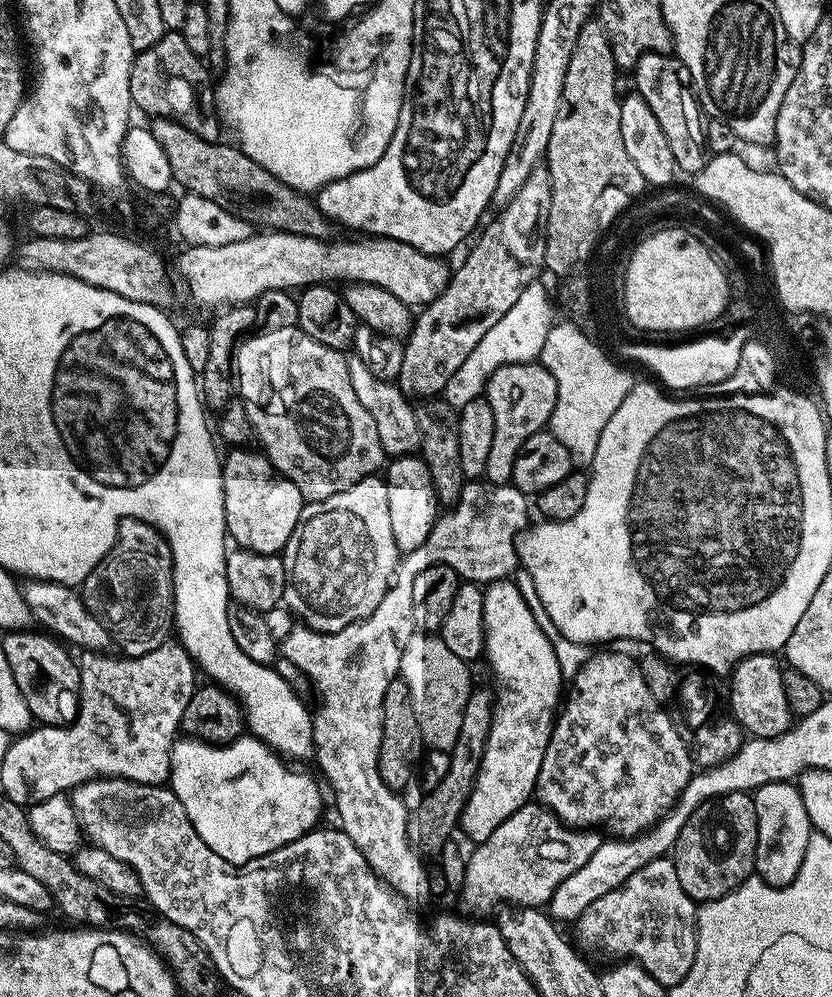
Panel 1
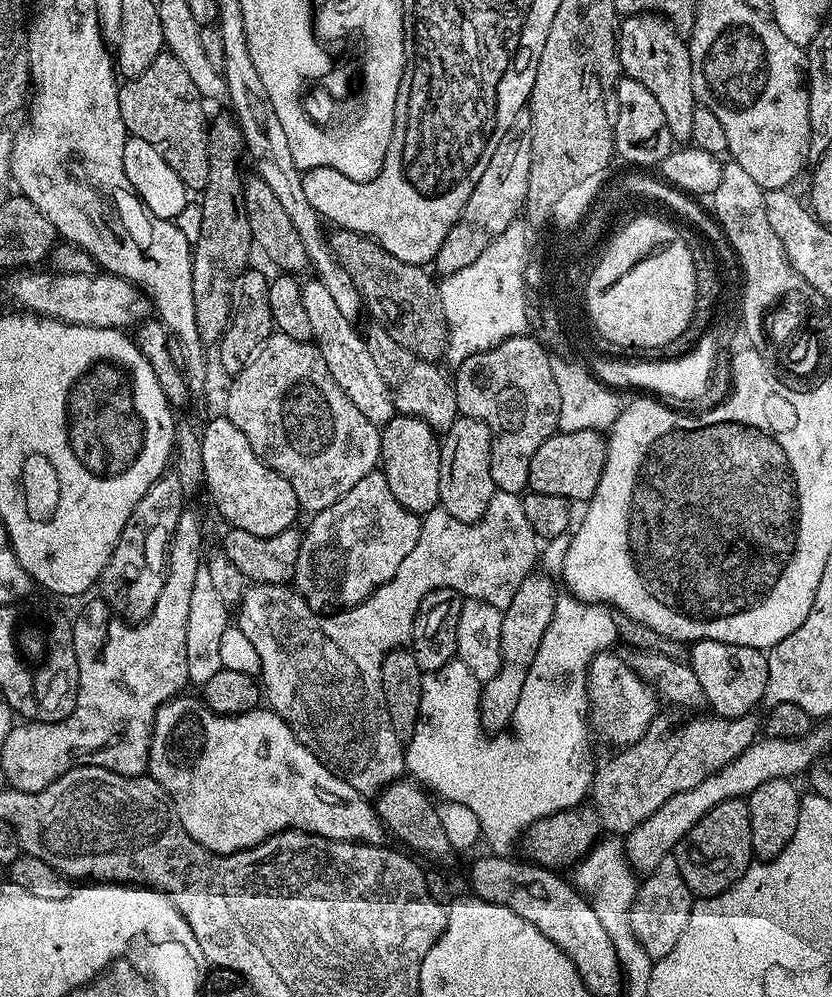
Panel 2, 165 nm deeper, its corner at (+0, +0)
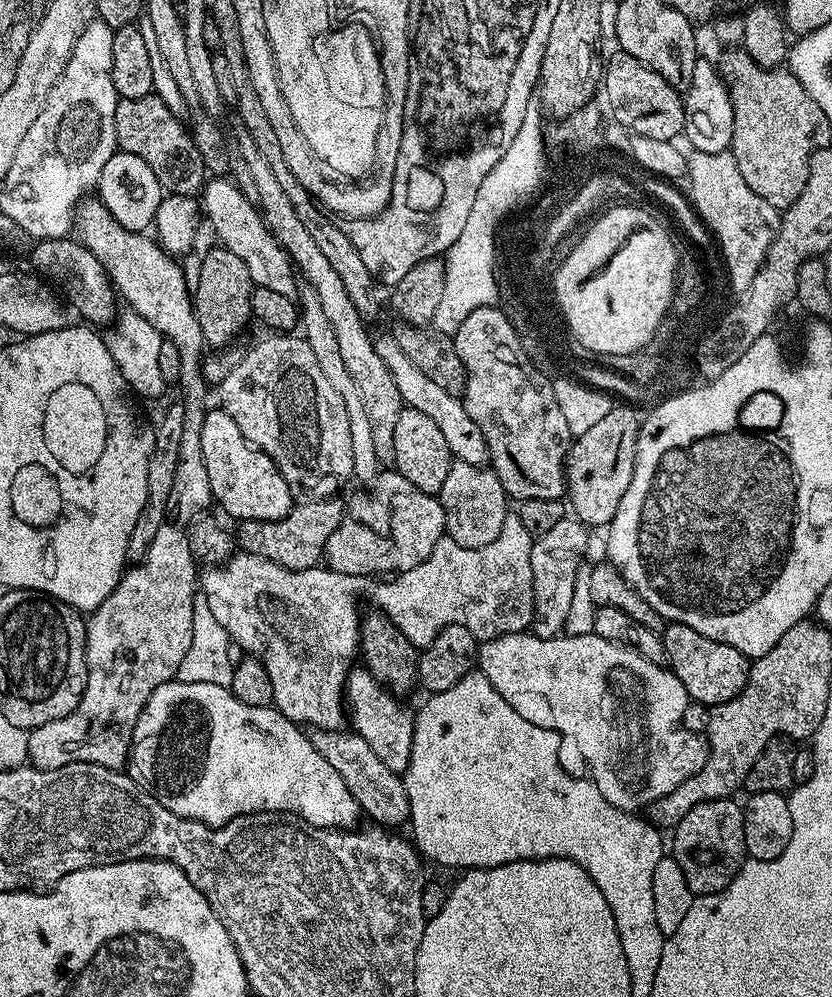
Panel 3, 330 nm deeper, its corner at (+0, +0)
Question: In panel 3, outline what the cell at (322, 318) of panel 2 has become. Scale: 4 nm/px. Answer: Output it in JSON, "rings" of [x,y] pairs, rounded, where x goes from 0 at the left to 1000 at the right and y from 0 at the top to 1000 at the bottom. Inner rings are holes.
{"rings":[[[255,179],[243,190],[243,217],[252,228],[260,232],[263,244],[276,255],[286,255],[291,263],[296,263],[296,271],[300,271],[304,286],[310,289],[323,289],[334,295],[355,298],[358,293],[358,274],[341,253],[341,248],[333,243],[327,233],[317,225],[304,202],[297,201],[290,191],[278,181]]]}

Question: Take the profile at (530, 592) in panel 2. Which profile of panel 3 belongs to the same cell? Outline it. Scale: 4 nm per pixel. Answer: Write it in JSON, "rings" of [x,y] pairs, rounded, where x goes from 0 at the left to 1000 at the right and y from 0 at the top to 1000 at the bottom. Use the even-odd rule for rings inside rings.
{"rings":[[[679,520],[656,532],[656,536],[641,541],[637,572],[642,572],[642,616],[637,633],[647,640],[674,637],[692,587],[692,577],[688,575],[688,520]]]}

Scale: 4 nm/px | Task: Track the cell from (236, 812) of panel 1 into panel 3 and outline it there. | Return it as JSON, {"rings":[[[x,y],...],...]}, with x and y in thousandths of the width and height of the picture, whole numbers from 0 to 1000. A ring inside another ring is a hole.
{"rings":[[[210,681],[190,688],[190,692],[185,692],[185,696],[180,696],[171,716],[166,716],[166,724],[161,728],[159,737],[159,747],[154,753],[151,773],[154,779],[171,793],[180,795],[185,801],[195,804],[195,808],[200,808],[200,812],[204,812],[219,820],[251,826],[254,830],[264,830],[281,820],[306,814],[349,814],[353,818],[362,818],[364,822],[383,830],[427,831],[434,825],[431,822],[435,822],[435,815],[425,796],[421,796],[421,792],[416,792],[416,784],[411,784],[406,772],[401,772],[401,768],[397,768],[397,764],[392,764],[392,760],[387,760],[387,756],[382,756],[382,752],[377,752],[374,741],[361,734],[364,734],[362,727],[344,721],[338,714],[332,713],[331,709],[296,708],[296,704],[286,704],[286,700],[281,700],[278,689],[268,690],[257,688],[252,684],[219,684]]]}

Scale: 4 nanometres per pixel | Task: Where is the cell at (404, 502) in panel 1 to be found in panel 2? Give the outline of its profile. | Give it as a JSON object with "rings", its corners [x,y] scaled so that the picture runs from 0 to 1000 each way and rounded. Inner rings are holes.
{"rings":[[[475,416],[468,425],[460,426],[457,434],[457,463],[464,483],[469,483],[469,495],[488,508],[488,512],[508,516],[522,512],[529,504],[529,492],[526,483],[529,482],[529,447],[530,442],[525,434],[512,423],[507,423],[496,417]]]}

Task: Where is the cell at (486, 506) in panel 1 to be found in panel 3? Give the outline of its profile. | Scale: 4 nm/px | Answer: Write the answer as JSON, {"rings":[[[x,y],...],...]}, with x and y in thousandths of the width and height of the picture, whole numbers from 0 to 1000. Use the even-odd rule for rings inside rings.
{"rings":[[[613,516],[608,520],[603,536],[599,536],[599,540],[594,540],[594,544],[589,544],[589,548],[556,550],[550,548],[550,544],[537,540],[531,541],[526,544],[526,548],[522,548],[517,560],[502,564],[502,568],[498,568],[493,572],[472,577],[470,580],[458,581],[462,582],[458,586],[451,586],[453,583],[446,578],[411,576],[410,574],[403,574],[393,568],[381,568],[369,570],[368,572],[349,572],[347,570],[334,568],[320,560],[310,560],[310,556],[285,553],[270,566],[246,569],[239,575],[238,590],[248,600],[248,604],[252,607],[252,613],[257,616],[257,621],[266,626],[267,632],[272,632],[275,643],[285,651],[288,649],[287,653],[290,655],[310,660],[315,664],[315,668],[320,668],[320,676],[325,676],[325,684],[329,687],[329,709],[332,713],[338,714],[344,721],[352,722],[355,726],[362,728],[375,726],[374,729],[376,731],[391,730],[401,734],[412,731],[416,726],[416,687],[418,685],[418,676],[424,667],[429,665],[433,652],[433,623],[435,621],[435,614],[428,611],[428,605],[436,598],[444,598],[447,601],[446,609],[466,618],[469,624],[474,624],[474,628],[478,628],[478,632],[483,632],[483,636],[488,636],[488,640],[493,640],[493,644],[501,648],[519,646],[524,637],[542,626],[560,628],[560,632],[565,632],[565,636],[577,644],[591,642],[595,638],[602,638],[603,636],[636,633],[639,629],[639,617],[642,616],[642,572],[637,572],[637,556],[639,555],[641,541],[641,538],[632,532],[632,528],[627,528],[624,517]]]}

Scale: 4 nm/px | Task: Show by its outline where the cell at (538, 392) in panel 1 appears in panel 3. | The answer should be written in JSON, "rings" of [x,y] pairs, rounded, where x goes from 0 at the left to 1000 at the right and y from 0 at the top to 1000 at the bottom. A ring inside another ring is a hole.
{"rings":[[[570,311],[560,319],[546,336],[546,344],[550,351],[550,359],[555,359],[555,367],[558,368],[558,392],[555,400],[560,407],[560,415],[565,415],[565,419],[570,419],[570,423],[575,426],[575,431],[579,431],[579,435],[584,439],[584,447],[587,448],[587,456],[589,458],[589,468],[595,473],[597,479],[603,483],[606,493],[617,503],[629,504],[637,499],[656,499],[657,502],[678,502],[680,497],[680,486],[678,483],[678,462],[683,460],[683,451],[688,447],[690,440],[685,427],[678,424],[678,417],[673,416],[673,411],[668,407],[668,401],[665,401],[663,390],[655,384],[654,378],[645,376],[635,361],[630,359],[630,355],[625,353],[624,345],[620,338],[615,336],[614,329],[606,324],[606,318],[599,313]]]}

